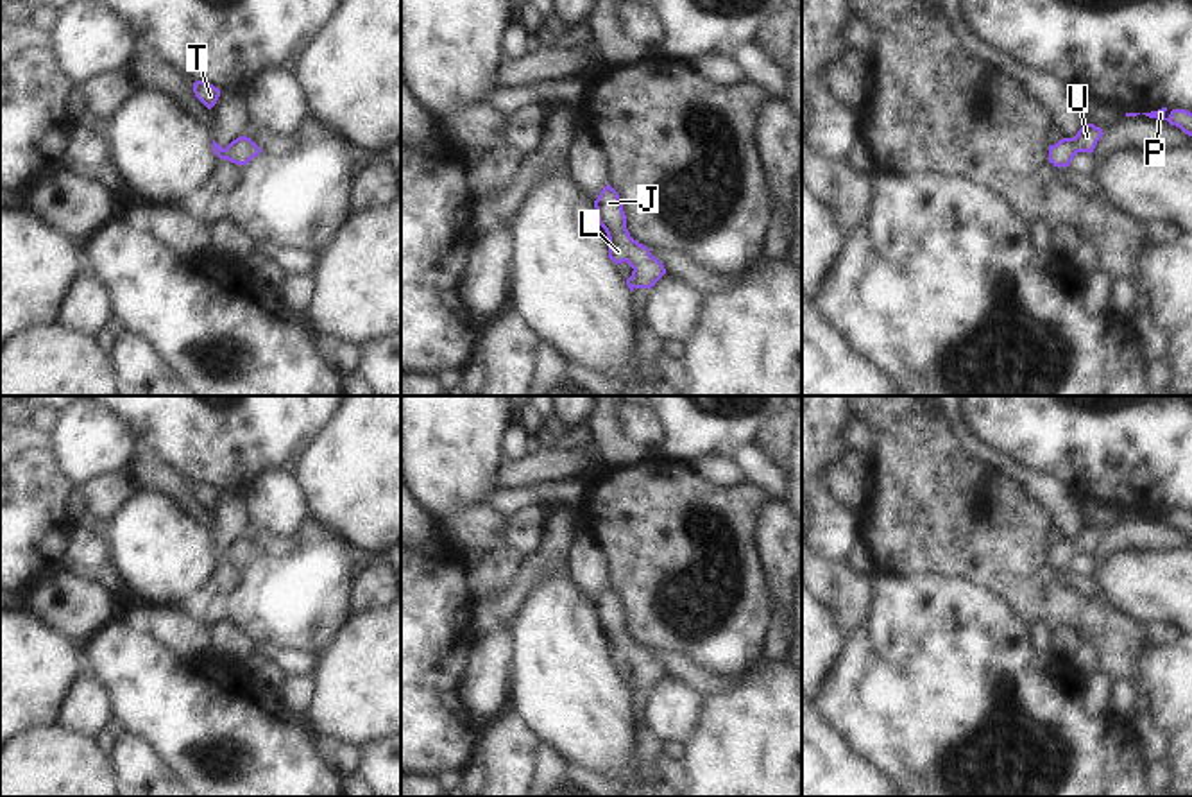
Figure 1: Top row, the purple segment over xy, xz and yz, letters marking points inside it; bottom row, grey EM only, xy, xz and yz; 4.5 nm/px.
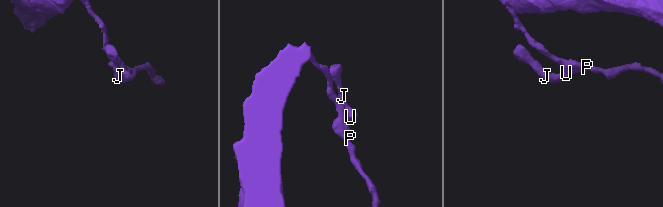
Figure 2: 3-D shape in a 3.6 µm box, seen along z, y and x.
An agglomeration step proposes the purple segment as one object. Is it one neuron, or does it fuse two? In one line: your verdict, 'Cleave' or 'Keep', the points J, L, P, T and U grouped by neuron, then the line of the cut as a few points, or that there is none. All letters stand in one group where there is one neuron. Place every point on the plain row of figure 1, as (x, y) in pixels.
Keep. Groups: J L P T U. No split

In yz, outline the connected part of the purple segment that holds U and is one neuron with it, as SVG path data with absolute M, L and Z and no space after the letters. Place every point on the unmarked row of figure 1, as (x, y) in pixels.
M1085 525L1074 539L1063 539L1058 544L1049 546L1049 564L1058 570L1069 568L1077 553L1092 555L1103 536L1101 528Z

